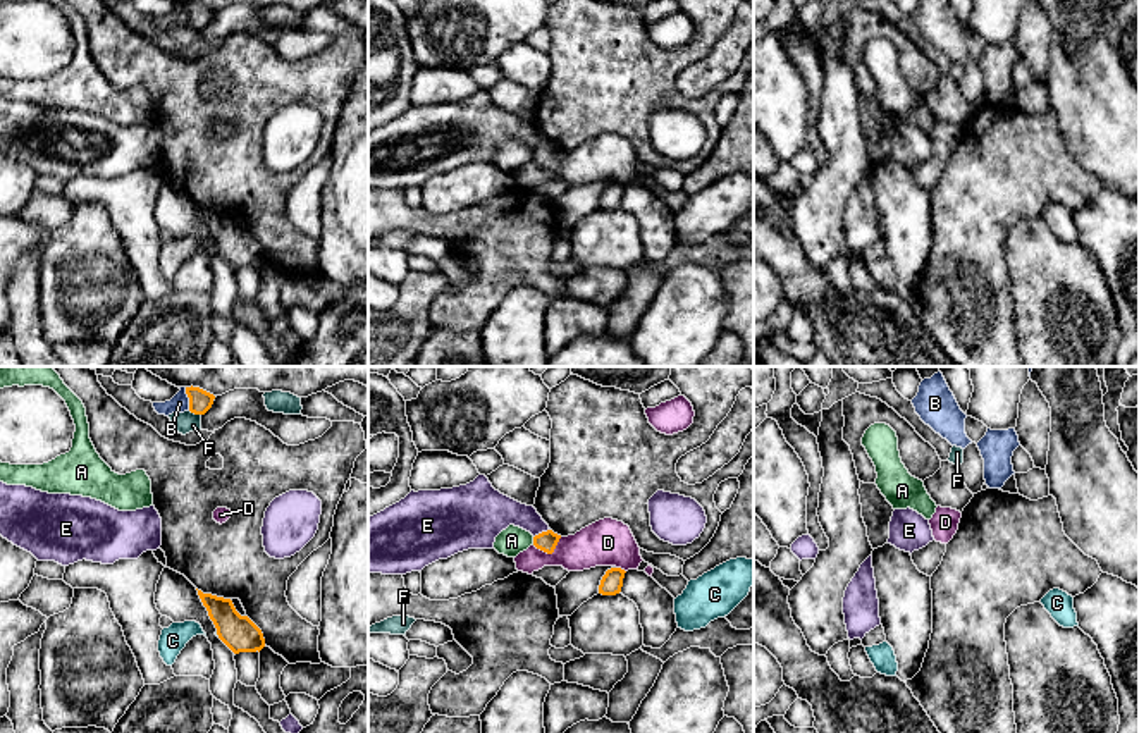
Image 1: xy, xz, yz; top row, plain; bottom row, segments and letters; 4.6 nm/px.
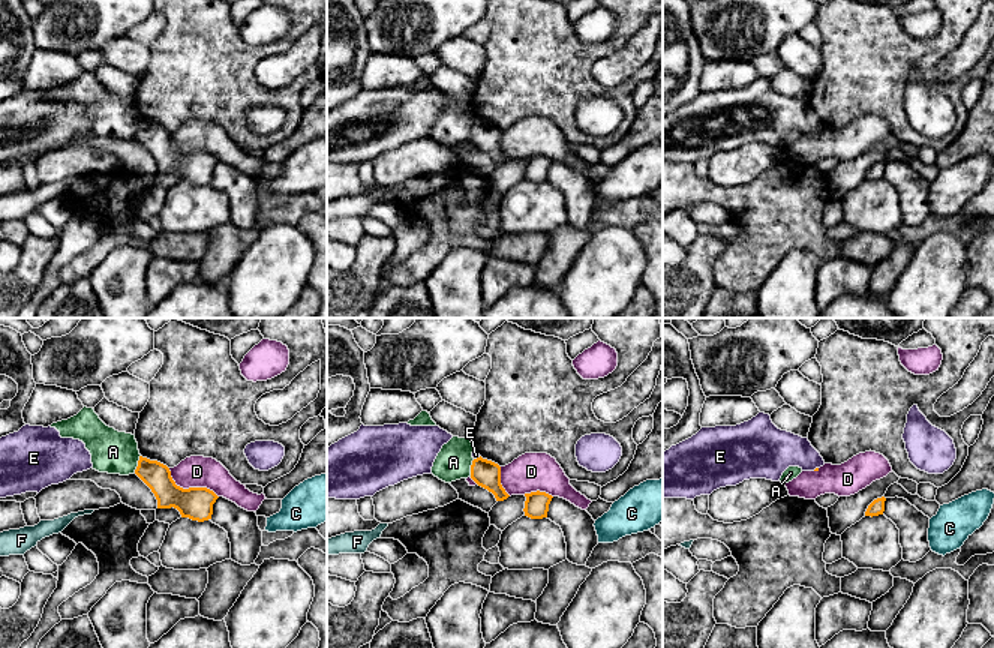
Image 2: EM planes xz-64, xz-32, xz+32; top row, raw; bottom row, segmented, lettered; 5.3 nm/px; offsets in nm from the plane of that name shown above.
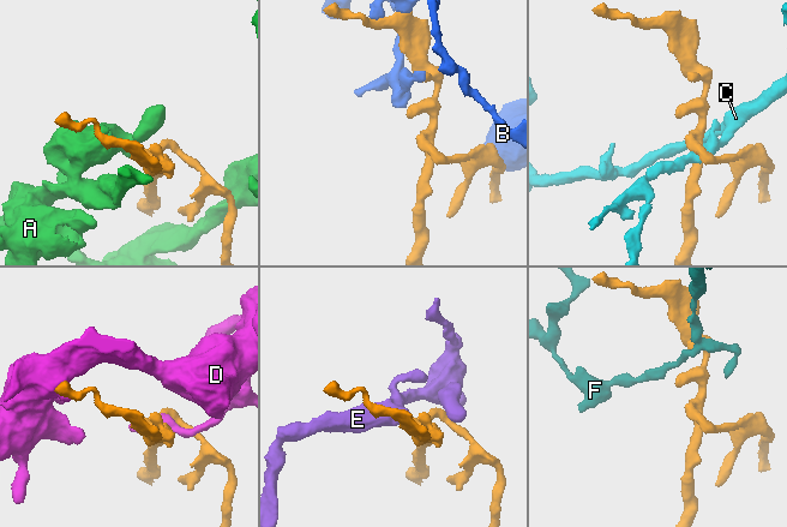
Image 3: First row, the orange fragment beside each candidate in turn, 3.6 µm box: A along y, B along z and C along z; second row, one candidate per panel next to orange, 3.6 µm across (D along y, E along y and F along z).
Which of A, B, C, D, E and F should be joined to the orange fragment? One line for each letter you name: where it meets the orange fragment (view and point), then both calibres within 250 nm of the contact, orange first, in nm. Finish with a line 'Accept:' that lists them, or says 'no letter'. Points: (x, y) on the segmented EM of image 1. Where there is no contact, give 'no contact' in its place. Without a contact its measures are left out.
Accept: no letter

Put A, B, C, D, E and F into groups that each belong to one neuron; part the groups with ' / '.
A / B / C / D / E / F

